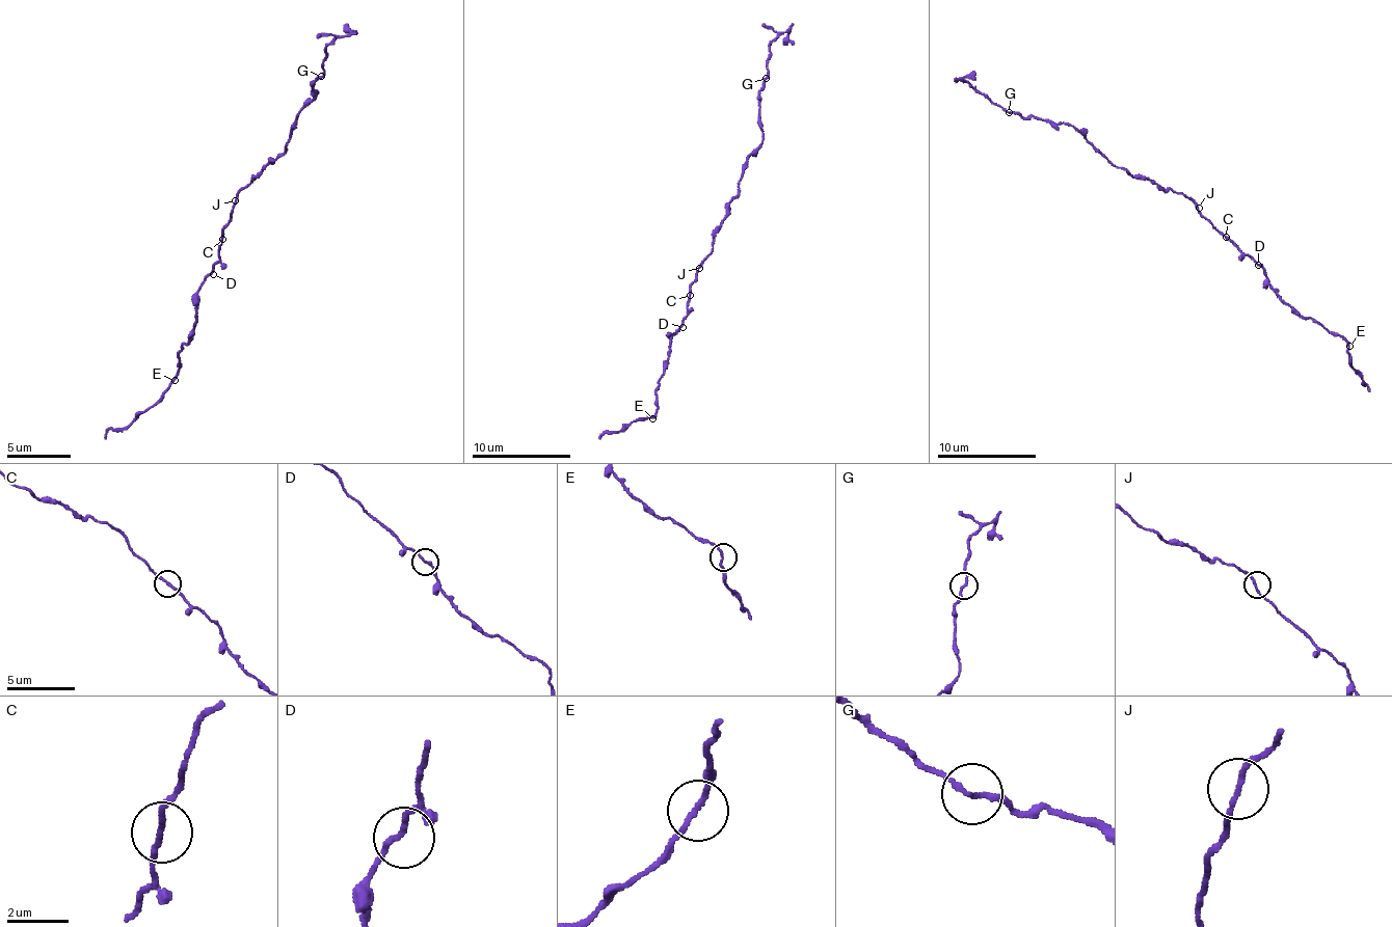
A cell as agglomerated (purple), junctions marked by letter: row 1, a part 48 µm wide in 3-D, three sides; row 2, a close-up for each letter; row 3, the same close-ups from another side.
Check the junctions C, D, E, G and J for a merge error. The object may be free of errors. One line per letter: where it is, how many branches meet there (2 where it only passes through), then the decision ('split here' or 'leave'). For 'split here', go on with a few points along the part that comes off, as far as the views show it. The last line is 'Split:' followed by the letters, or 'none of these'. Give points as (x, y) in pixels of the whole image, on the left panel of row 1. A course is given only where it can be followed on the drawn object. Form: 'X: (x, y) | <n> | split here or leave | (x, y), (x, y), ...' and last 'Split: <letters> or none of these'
C: (222, 239) | 2 | leave
D: (213, 274) | 2 | leave
E: (175, 380) | 2 | leave
G: (321, 76) | 2 | leave
J: (235, 200) | 2 | leave
Split: none of these

